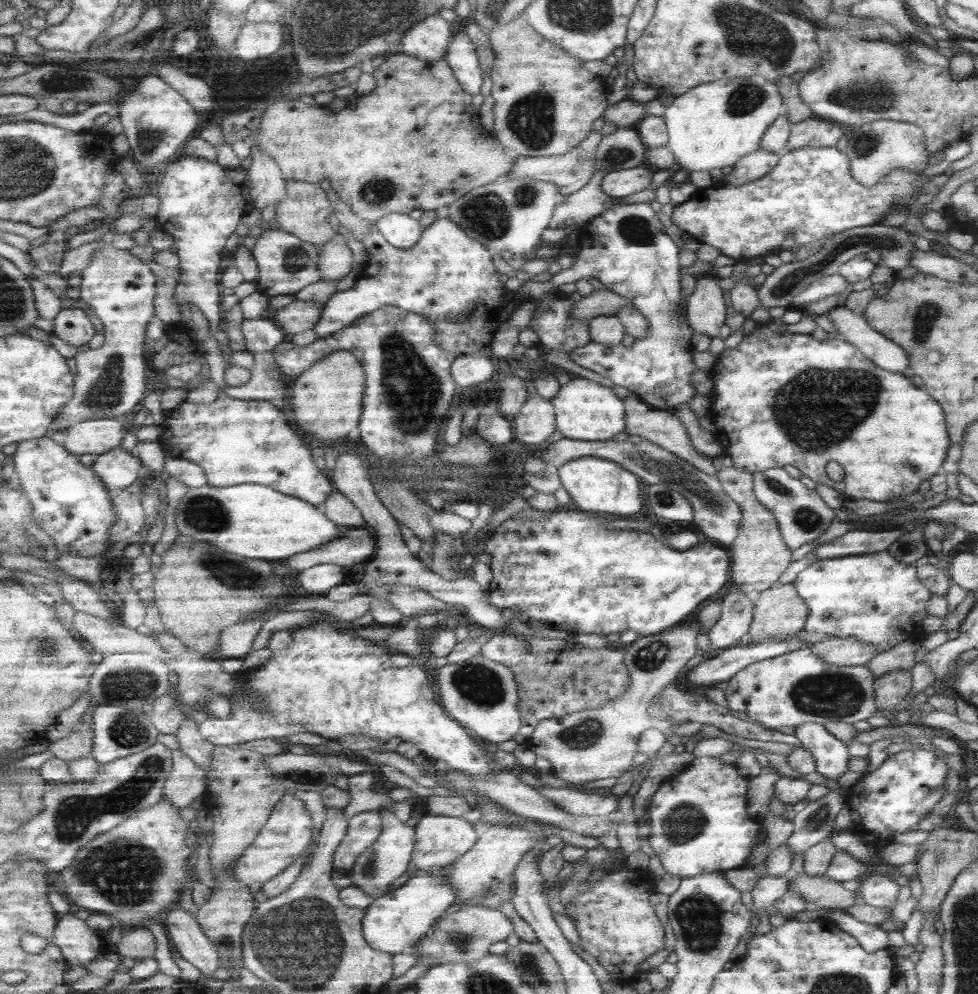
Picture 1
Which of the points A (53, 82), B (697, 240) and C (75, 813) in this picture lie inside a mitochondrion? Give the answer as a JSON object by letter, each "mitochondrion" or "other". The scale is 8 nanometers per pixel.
{"A":"mitochondrion","B":"other","C":"mitochondrion"}

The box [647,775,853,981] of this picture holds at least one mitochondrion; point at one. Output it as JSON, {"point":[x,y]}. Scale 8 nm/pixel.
{"point":[701,920]}

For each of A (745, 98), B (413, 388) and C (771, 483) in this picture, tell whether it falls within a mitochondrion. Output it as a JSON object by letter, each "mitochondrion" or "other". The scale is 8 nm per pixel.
{"A":"mitochondrion","B":"mitochondrion","C":"mitochondrion"}

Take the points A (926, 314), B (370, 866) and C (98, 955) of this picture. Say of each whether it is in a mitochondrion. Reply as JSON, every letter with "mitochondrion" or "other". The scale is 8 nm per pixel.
{"A":"mitochondrion","B":"mitochondrion","C":"other"}

